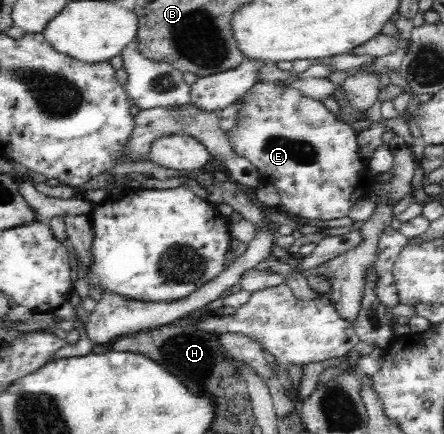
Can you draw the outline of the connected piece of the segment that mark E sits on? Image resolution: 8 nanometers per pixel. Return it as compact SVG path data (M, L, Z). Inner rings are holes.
M255 82L245 92L245 104L237 114L243 124L232 128L226 135L234 152L243 160L257 167L263 183L271 183L279 192L282 211L293 212L303 218L333 220L348 216L355 202L367 199L375 184L375 176L369 173L367 162L357 151L358 133L331 114L319 100L303 96L290 86L277 86L275 82Z

